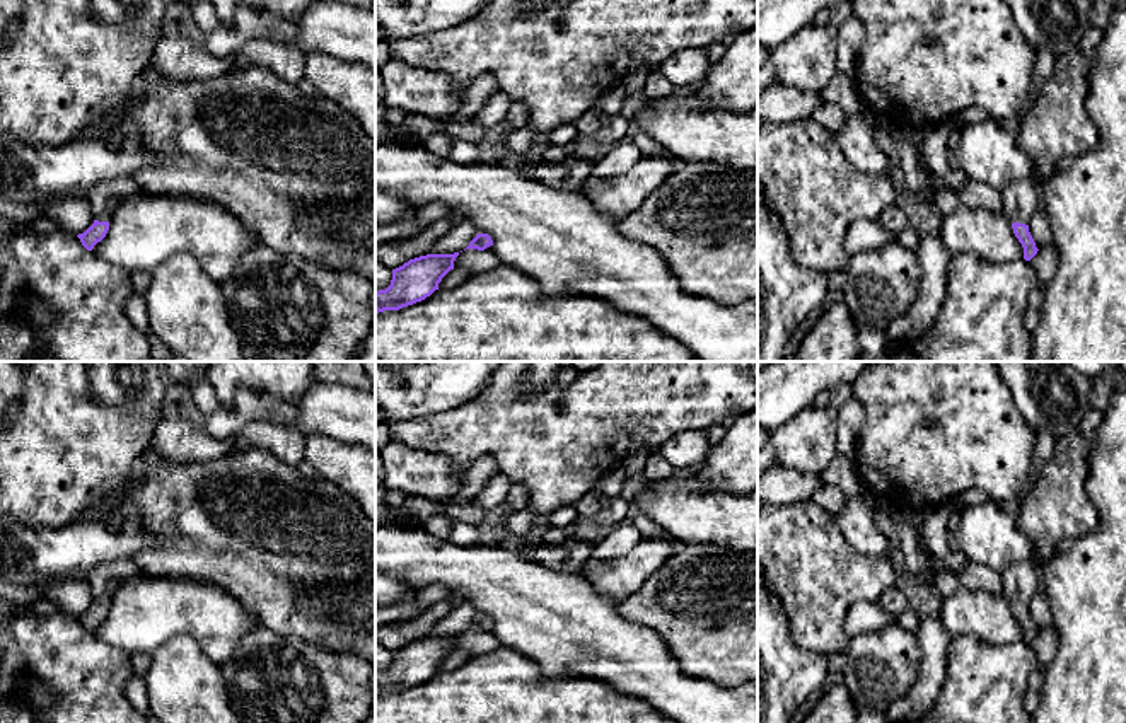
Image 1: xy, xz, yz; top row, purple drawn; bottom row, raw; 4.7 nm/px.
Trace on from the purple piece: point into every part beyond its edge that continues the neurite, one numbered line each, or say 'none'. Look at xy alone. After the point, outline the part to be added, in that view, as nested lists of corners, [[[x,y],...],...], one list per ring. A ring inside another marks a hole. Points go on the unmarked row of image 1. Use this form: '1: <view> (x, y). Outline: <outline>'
1: xy (104, 578). Outline: [[[119,559],[96,566],[85,580],[92,588],[94,600],[109,604],[118,585],[135,575],[140,575],[138,566],[131,559]]]

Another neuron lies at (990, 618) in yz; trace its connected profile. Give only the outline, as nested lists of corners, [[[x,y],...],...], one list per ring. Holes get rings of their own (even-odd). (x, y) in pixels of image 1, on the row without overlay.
[[[959,588],[949,597],[937,599],[937,604],[940,621],[950,638],[974,634],[991,645],[1024,641],[1024,629],[1007,595],[995,597]]]

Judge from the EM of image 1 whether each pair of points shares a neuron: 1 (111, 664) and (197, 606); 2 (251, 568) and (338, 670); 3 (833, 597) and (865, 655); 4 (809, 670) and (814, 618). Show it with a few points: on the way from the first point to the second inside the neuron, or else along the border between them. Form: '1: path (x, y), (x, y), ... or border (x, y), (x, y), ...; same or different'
1: border (91, 633), (128, 655); different
2: border (280, 635), (357, 655); different
3: border (850, 638), (845, 652); different
4: border (789, 616), (790, 640), (826, 657); different

